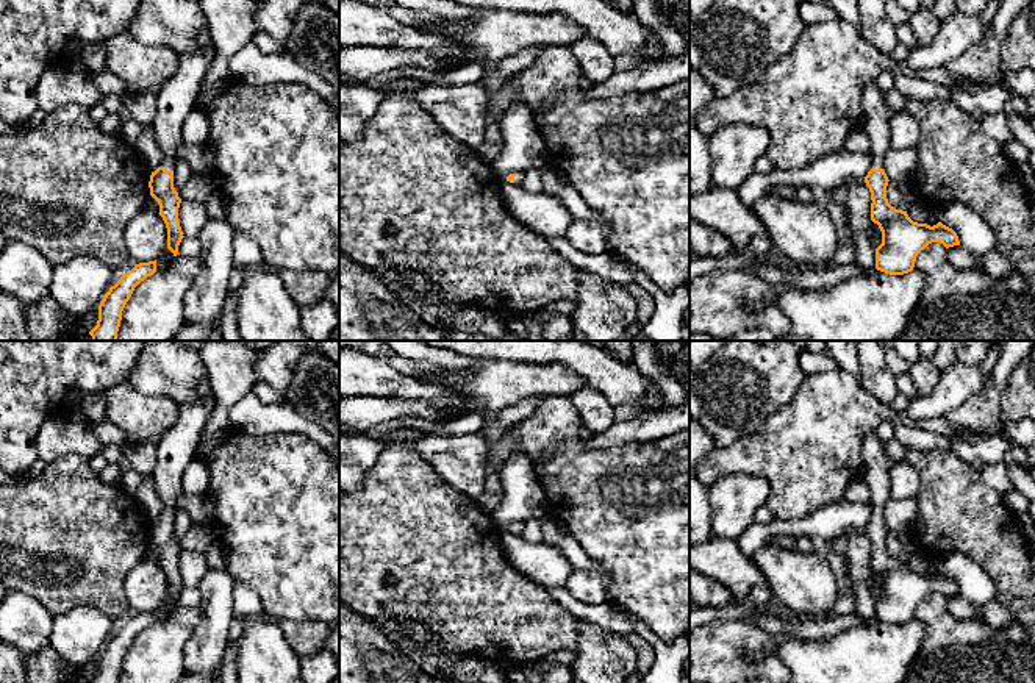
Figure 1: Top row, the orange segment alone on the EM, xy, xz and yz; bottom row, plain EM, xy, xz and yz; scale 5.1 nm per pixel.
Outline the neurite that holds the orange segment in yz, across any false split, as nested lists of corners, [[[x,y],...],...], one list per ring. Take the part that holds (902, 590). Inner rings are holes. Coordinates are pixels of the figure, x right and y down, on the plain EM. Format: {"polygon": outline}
{"polygon": [[[869,431],[863,436],[863,466],[861,474],[866,481],[871,502],[872,502],[872,519],[865,527],[865,533],[871,542],[871,570],[879,575],[882,581],[882,594],[876,599],[876,619],[890,625],[904,625],[913,620],[916,606],[932,592],[940,592],[946,599],[960,595],[957,583],[938,572],[930,577],[927,574],[913,572],[907,561],[896,560],[888,553],[886,536],[888,527],[883,520],[883,510],[890,499],[891,481],[890,481],[890,463],[886,458],[885,444],[879,439],[876,431]]]}

